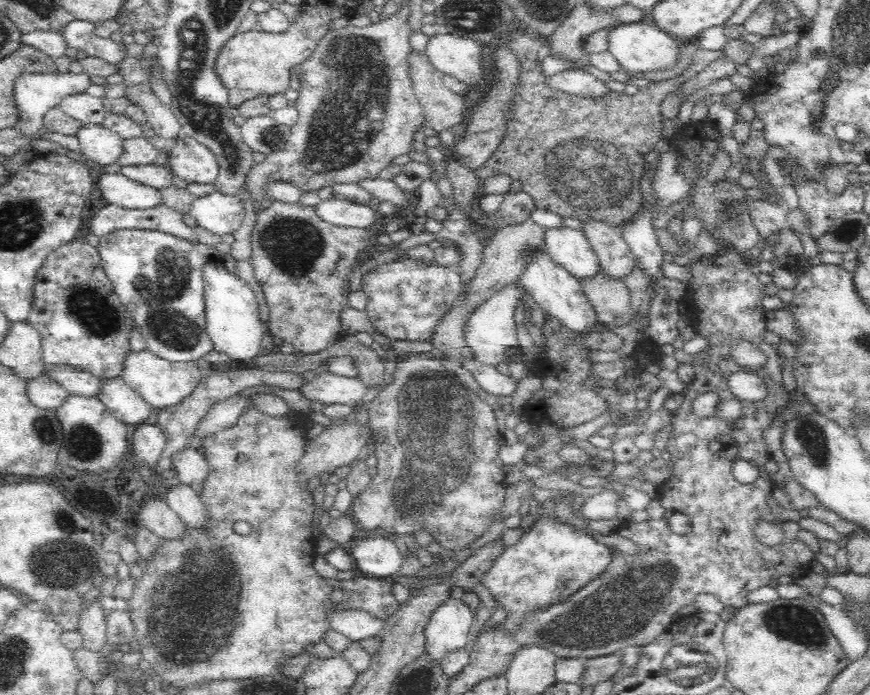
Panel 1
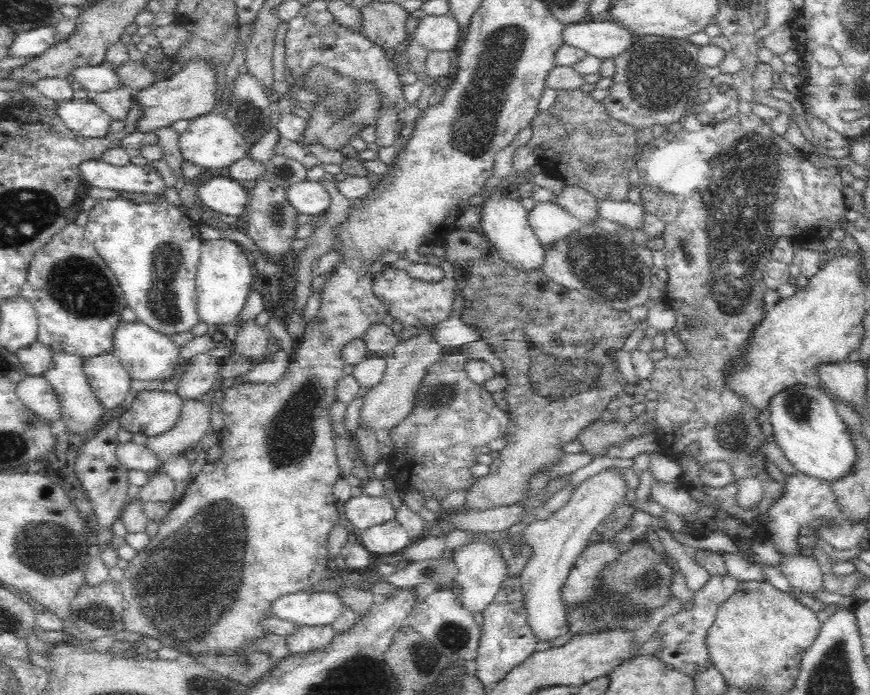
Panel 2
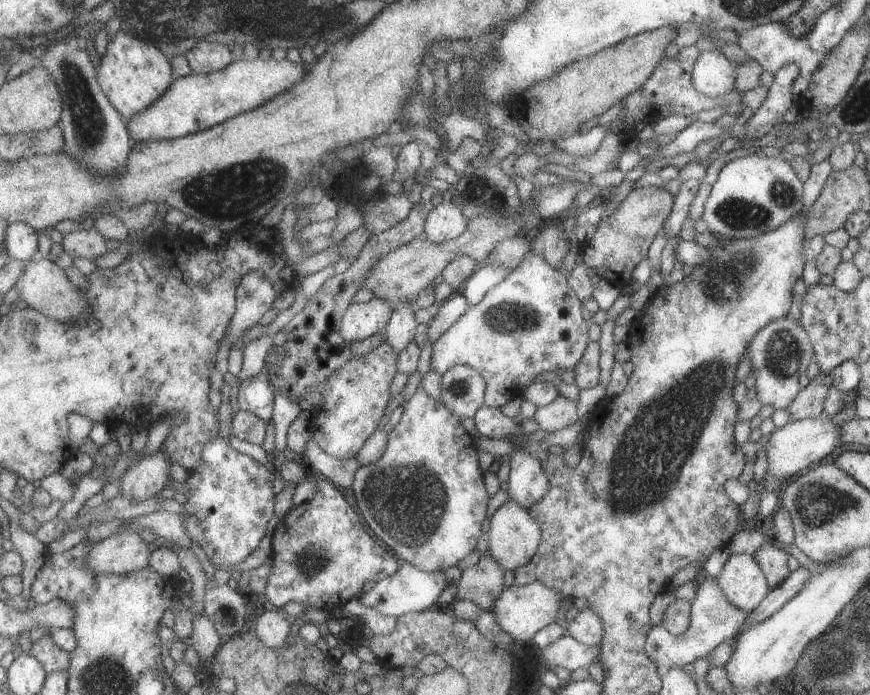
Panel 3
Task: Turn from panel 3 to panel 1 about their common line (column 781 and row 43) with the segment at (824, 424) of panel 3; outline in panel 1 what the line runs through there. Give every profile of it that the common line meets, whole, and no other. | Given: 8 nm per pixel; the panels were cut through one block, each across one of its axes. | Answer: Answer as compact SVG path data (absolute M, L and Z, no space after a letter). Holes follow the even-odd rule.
M446 32L430 35L424 51L434 68L473 88L483 85L486 78L479 66L480 47L476 40Z

